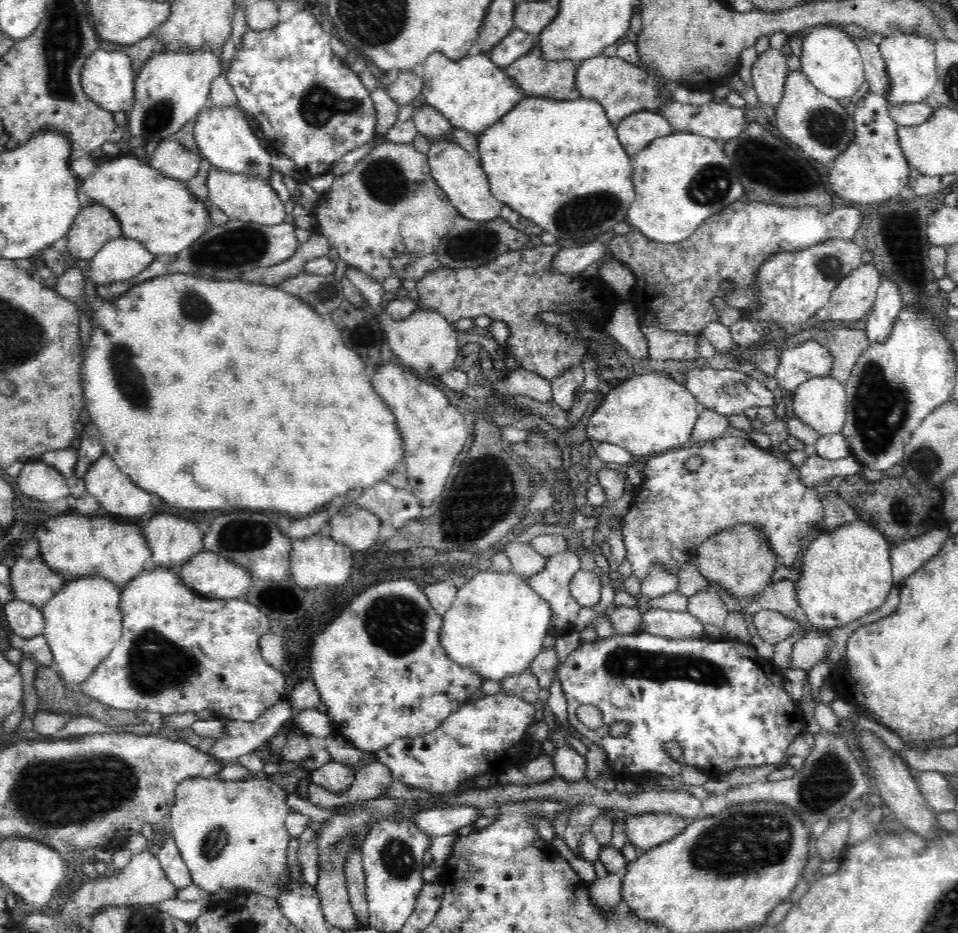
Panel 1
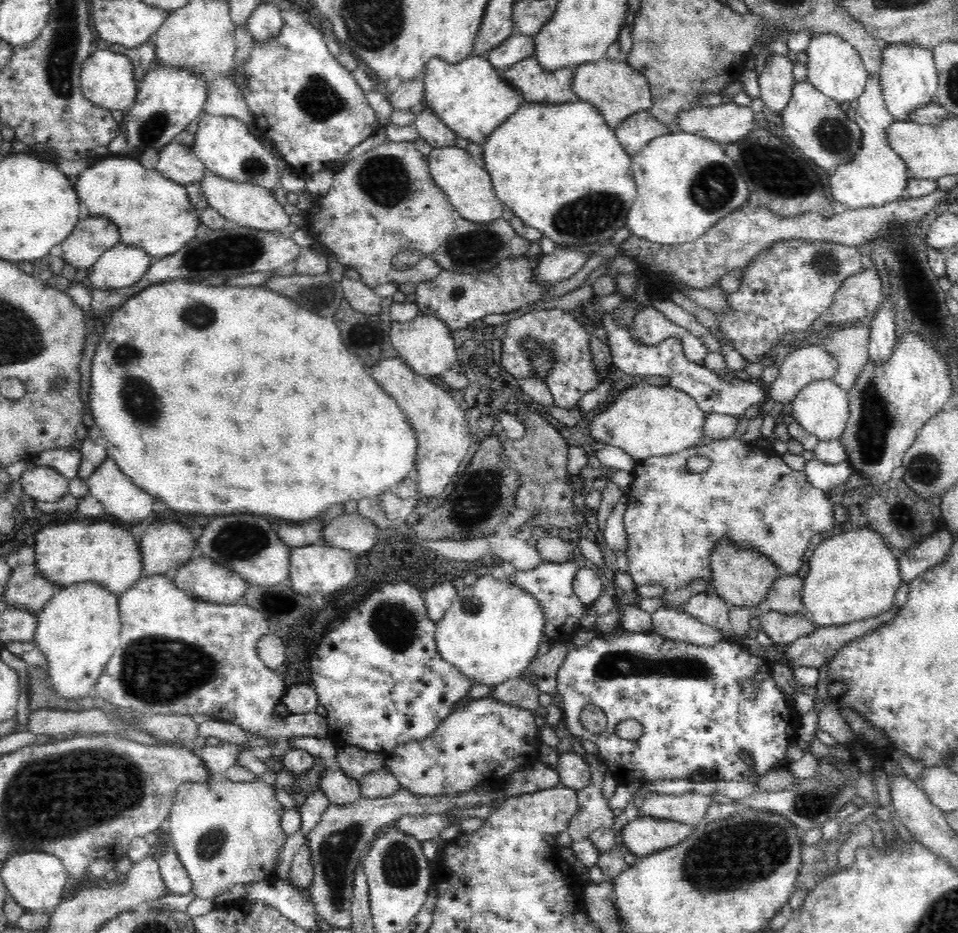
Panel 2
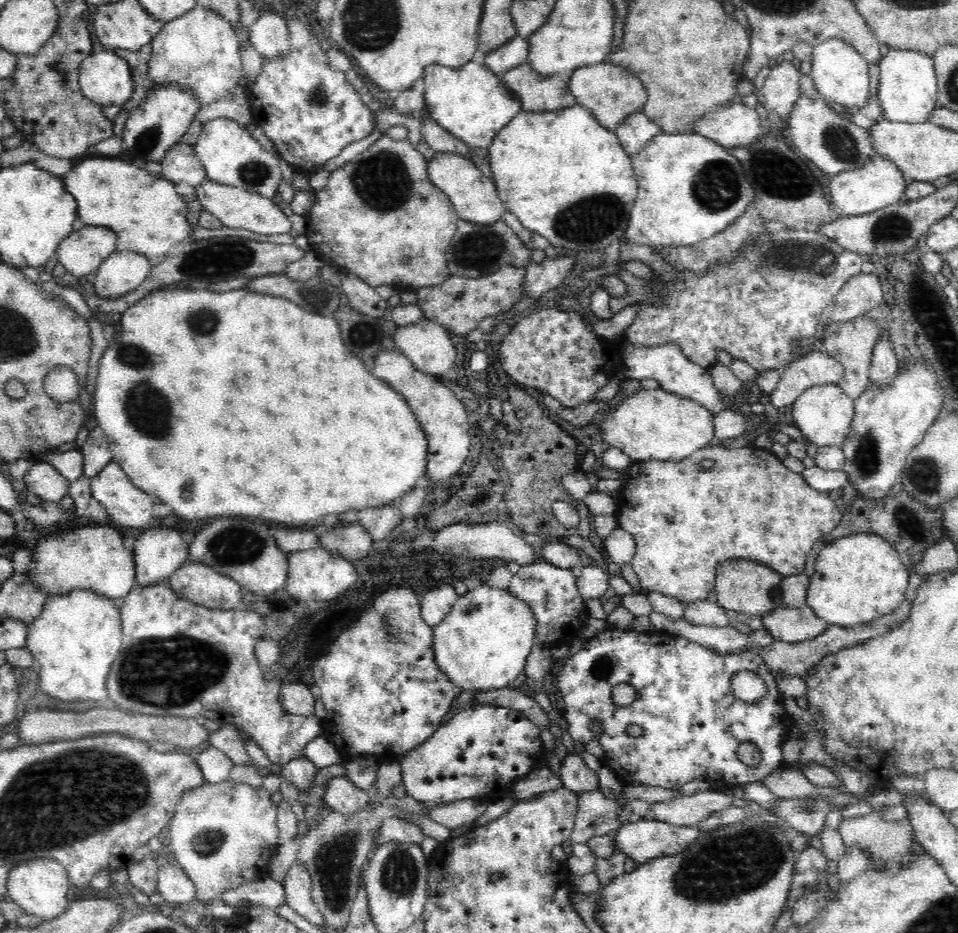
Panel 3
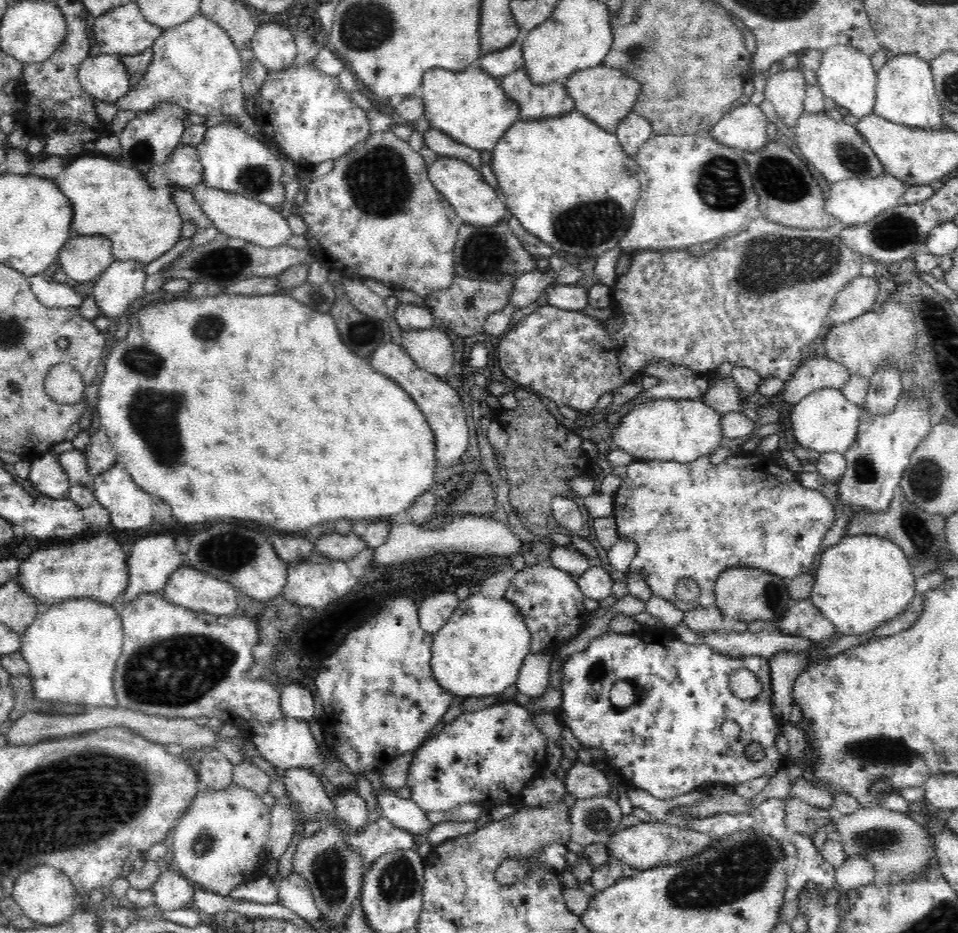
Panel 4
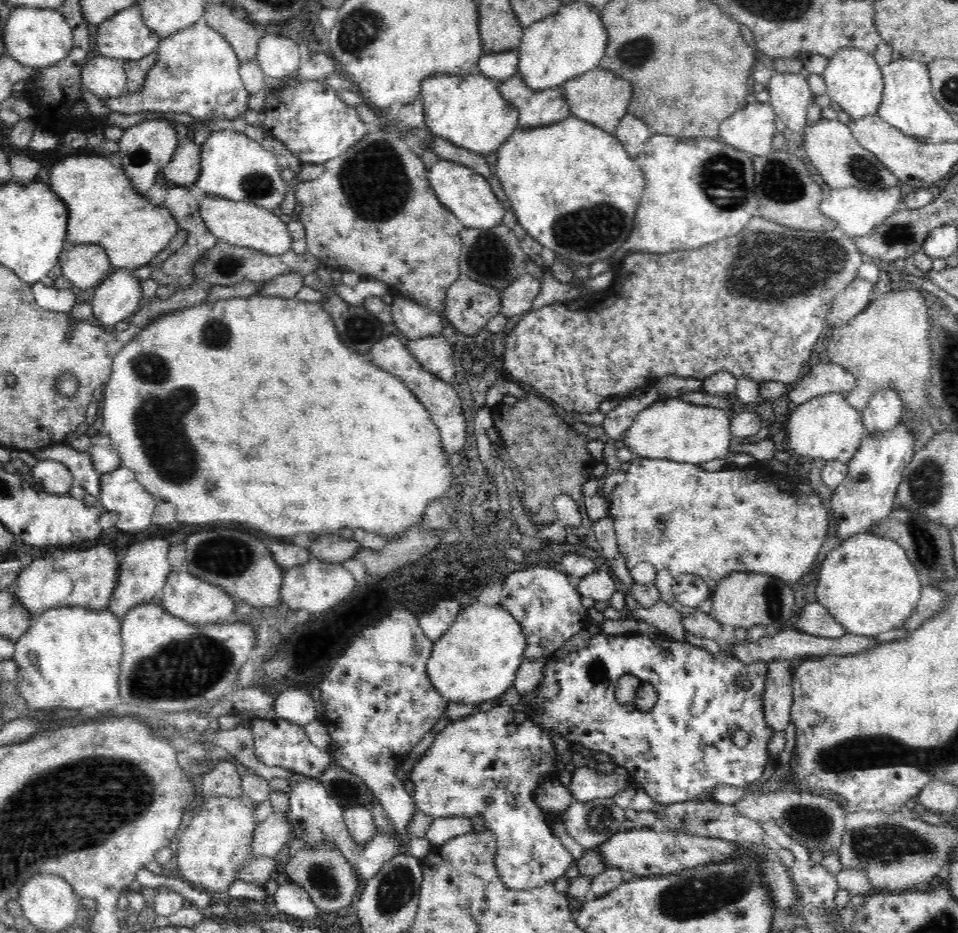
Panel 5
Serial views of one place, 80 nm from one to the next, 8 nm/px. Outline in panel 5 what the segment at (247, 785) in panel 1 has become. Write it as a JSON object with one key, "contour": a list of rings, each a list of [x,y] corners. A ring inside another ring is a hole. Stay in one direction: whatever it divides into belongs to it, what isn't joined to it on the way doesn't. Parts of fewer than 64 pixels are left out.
{"contour":[[[245,794],[238,797],[212,796],[212,798],[200,803],[201,809],[191,818],[178,843],[176,853],[179,866],[178,872],[198,890],[217,896],[229,892],[230,884],[237,879],[241,864],[253,857],[251,855],[253,834],[256,825],[262,821],[258,821],[252,815],[252,809],[258,802],[252,802]]]}

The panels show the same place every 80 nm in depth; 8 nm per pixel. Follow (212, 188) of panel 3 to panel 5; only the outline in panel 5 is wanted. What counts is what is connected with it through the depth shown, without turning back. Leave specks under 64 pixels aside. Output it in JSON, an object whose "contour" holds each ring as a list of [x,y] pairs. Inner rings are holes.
{"contour":[[[200,196],[200,214],[208,232],[211,232],[219,242],[250,248],[269,256],[281,256],[292,250],[293,240],[288,232],[288,225],[282,222],[277,211],[266,210],[244,201]]]}

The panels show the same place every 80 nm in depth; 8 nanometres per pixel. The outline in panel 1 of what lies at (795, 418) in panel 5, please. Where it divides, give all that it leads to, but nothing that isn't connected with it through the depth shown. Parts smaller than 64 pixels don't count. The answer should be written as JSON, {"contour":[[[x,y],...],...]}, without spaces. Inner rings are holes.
{"contour":[[[816,376],[791,395],[795,416],[814,428],[819,436],[842,432],[847,419],[845,384],[830,376]]]}

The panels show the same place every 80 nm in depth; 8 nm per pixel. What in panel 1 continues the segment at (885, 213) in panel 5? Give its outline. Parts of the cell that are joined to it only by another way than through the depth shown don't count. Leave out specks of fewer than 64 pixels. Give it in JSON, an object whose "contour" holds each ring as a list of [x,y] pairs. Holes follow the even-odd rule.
{"contour":[[[870,90],[864,98],[859,100],[853,120],[855,121],[855,138],[848,149],[834,160],[834,166],[830,170],[832,190],[836,192],[836,196],[840,196],[848,202],[856,202],[856,204],[878,204],[878,202],[884,202],[884,200],[890,200],[890,198],[898,196],[900,188],[909,185],[912,169],[906,157],[904,157],[902,149],[900,149],[898,125],[890,117],[886,97]]]}

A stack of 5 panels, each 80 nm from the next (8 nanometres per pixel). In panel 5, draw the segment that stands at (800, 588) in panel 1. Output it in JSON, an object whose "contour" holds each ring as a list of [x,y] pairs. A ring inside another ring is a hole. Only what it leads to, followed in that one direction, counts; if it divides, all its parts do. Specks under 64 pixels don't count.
{"contour":[[[872,533],[856,534],[830,551],[822,563],[816,586],[816,602],[820,602],[836,622],[840,622],[847,634],[872,637],[904,627],[914,615],[923,588],[917,570],[904,548],[893,540]]]}

